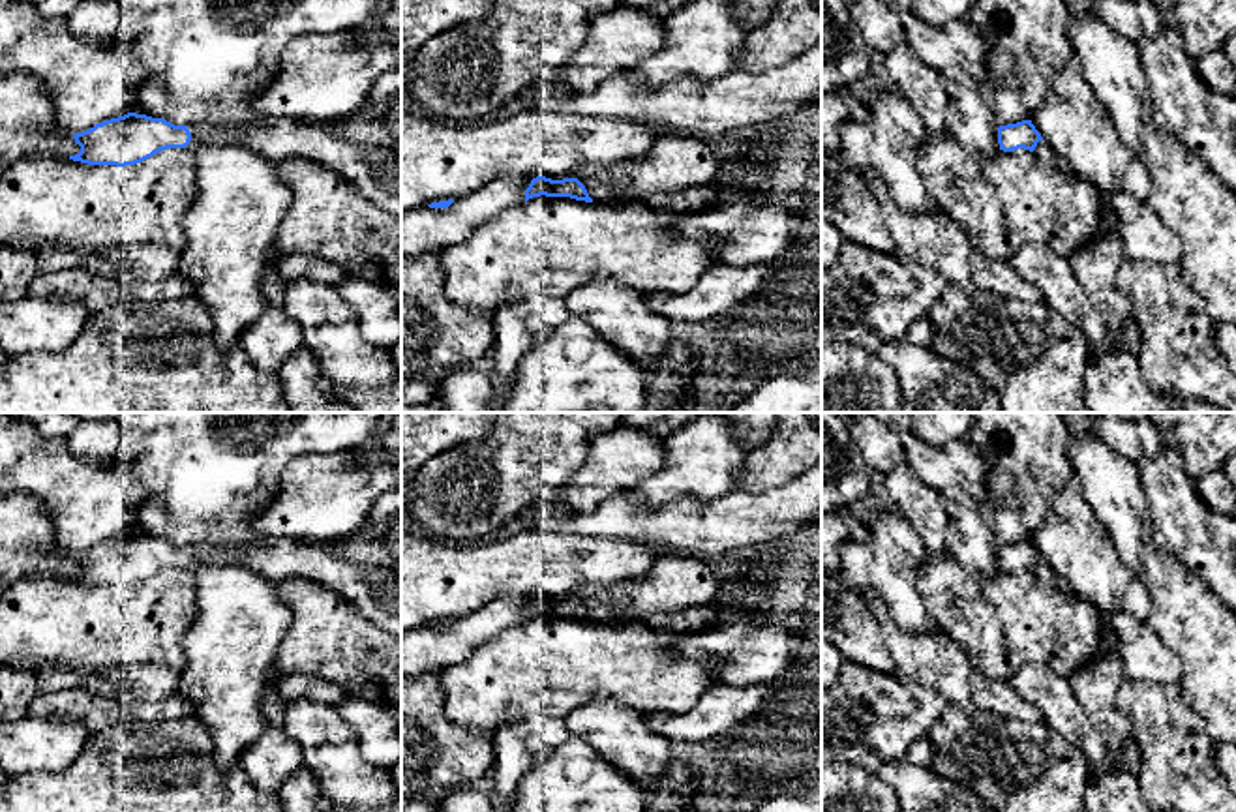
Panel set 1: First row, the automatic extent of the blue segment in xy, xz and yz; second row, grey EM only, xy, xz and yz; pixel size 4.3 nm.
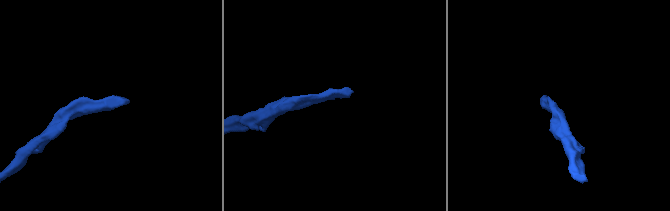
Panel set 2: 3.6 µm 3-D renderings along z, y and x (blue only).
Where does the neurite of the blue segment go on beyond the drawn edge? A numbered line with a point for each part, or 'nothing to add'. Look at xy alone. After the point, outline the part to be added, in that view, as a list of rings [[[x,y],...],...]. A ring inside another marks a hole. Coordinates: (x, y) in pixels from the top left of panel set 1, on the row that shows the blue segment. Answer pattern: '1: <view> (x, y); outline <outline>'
1: xy (374, 171); outline [[[279,116],[249,122],[193,124],[191,141],[225,144],[242,143],[259,156],[279,163],[306,158],[324,165],[349,182],[364,199],[401,219],[401,144],[375,146],[341,139],[321,124]]]

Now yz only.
1: yz (1043, 150); outline [[[1039,141],[1033,154],[1047,165],[1056,165],[1058,161],[1056,152],[1048,146],[1047,141]]]

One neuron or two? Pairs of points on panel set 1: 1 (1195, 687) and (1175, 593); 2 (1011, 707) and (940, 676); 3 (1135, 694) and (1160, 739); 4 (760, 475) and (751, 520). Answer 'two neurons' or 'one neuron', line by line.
1: one neuron
2: one neuron
3: one neuron
4: two neurons

